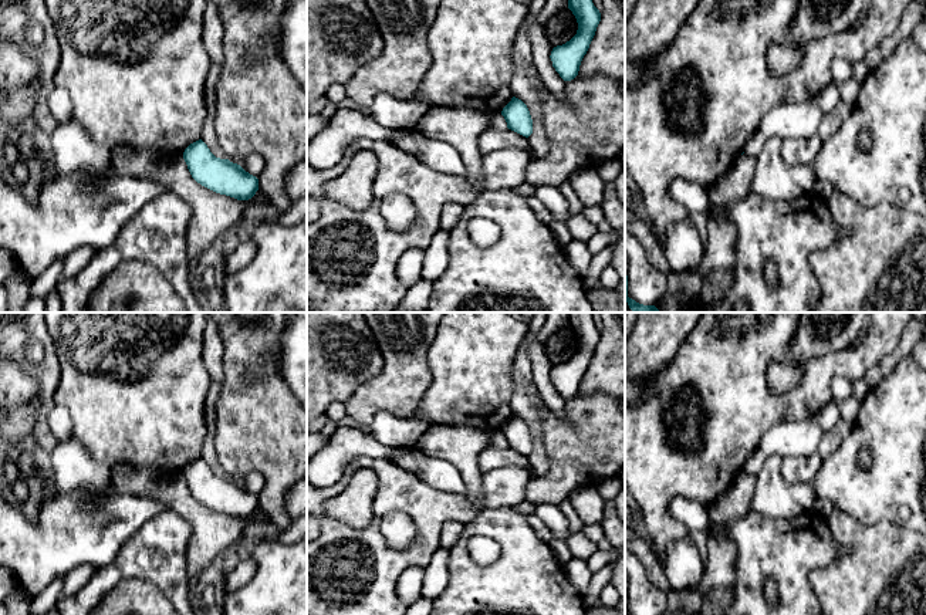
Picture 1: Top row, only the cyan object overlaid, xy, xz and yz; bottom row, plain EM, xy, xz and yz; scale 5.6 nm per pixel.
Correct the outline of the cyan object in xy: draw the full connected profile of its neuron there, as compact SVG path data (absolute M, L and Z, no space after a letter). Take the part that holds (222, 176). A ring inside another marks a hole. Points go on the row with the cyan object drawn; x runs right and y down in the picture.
M202 139L185 149L183 159L192 178L216 193L249 200L258 190L256 176L229 159L216 158Z

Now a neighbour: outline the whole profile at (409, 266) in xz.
M410 249L399 257L396 276L403 287L409 288L422 278L423 261L425 250L422 249Z

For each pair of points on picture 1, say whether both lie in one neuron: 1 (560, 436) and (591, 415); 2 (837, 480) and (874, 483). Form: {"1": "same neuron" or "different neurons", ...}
{"1": "same neuron", "2": "same neuron"}

